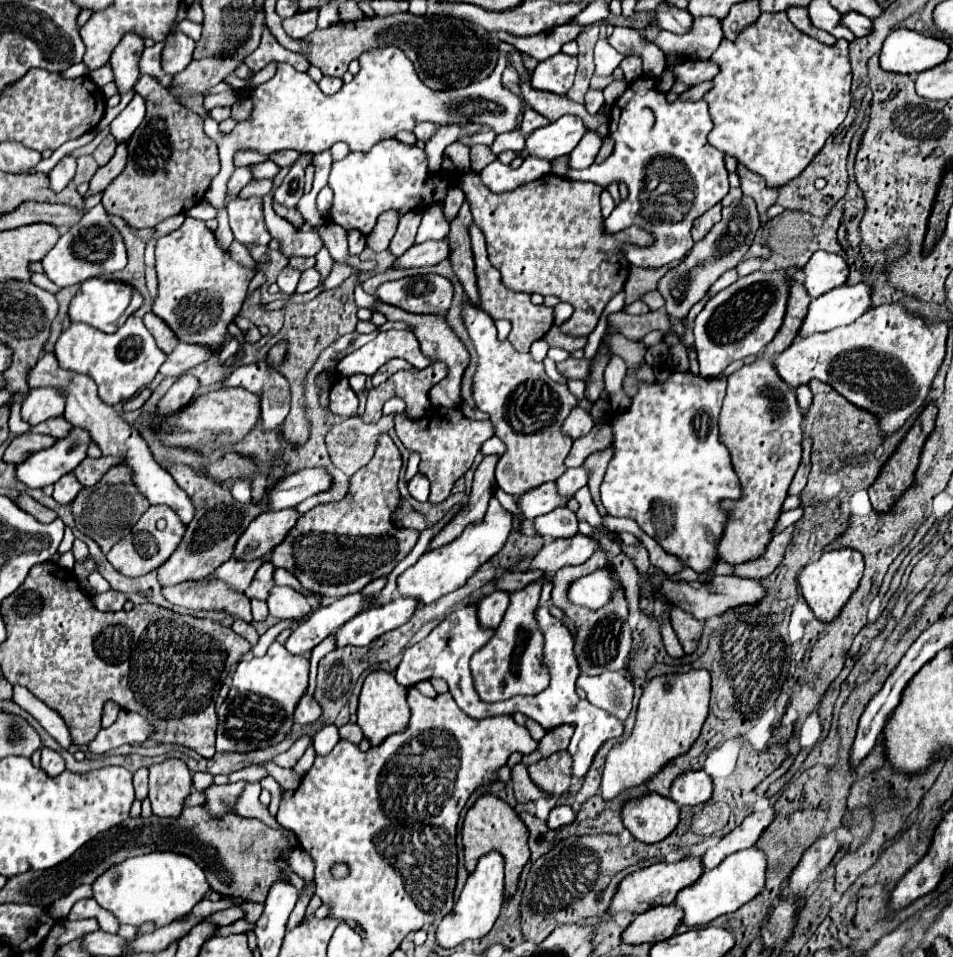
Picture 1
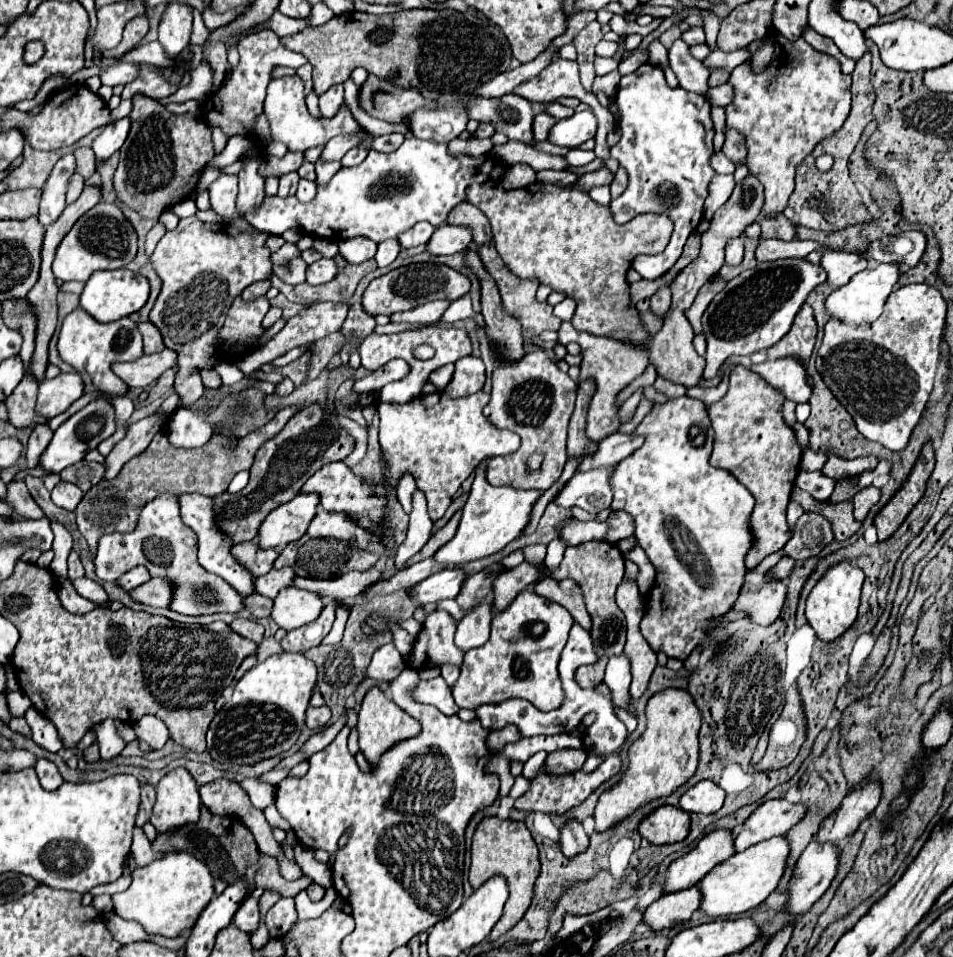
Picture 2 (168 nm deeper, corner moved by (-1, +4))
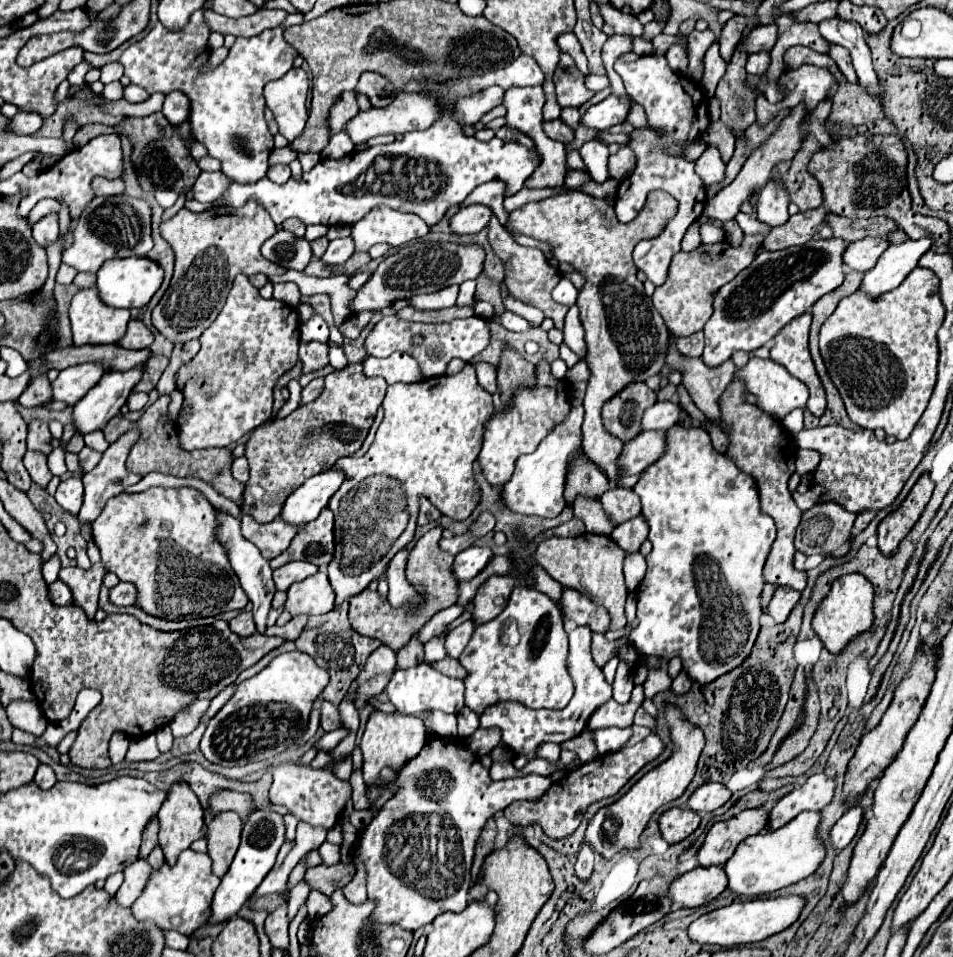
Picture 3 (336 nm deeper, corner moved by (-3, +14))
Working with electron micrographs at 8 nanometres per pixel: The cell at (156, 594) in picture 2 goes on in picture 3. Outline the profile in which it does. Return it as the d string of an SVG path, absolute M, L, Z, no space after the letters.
M120 582L118 586L114 586L110 590L110 602L114 606L130 606L130 604L134 604L134 600L136 600L136 588L134 588L134 584Z

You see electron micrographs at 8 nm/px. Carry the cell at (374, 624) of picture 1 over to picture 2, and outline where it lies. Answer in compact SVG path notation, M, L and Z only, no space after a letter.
M444 568L426 578L424 582L416 584L408 592L408 598L420 604L434 604L442 598L456 598L462 582L464 582L462 568Z

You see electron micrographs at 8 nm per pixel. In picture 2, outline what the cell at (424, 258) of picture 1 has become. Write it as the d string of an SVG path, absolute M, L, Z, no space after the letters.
M442 224L426 242L426 252L434 256L448 256L448 254L464 252L470 246L470 242L472 242L472 234L468 228Z

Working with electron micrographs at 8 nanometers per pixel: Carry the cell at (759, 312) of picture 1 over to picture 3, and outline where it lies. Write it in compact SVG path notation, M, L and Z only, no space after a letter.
M814 236L802 246L790 246L778 252L762 250L748 268L716 294L714 314L704 326L704 364L720 366L738 350L754 352L772 340L792 318L808 312L818 298L836 290L844 282L842 252L846 244L848 242L842 238L822 240Z

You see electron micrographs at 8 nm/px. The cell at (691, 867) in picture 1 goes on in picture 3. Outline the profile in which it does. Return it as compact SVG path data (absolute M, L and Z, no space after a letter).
M754 808L744 810L736 818L714 824L698 850L700 866L724 866L744 838L768 830L766 820L768 812L764 808Z

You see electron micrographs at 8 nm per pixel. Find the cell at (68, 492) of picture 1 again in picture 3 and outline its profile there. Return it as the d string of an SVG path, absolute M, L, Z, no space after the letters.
M68 478L60 482L58 492L56 492L56 502L70 514L78 514L82 506L82 496L84 496L84 486L80 478Z

